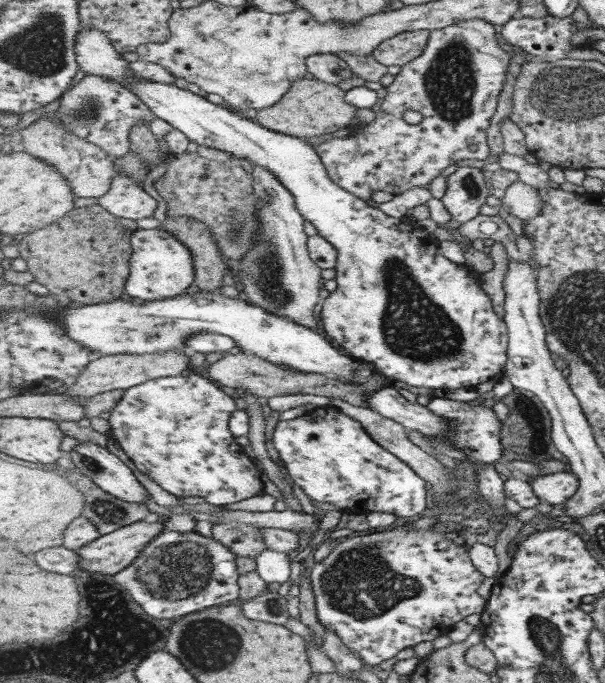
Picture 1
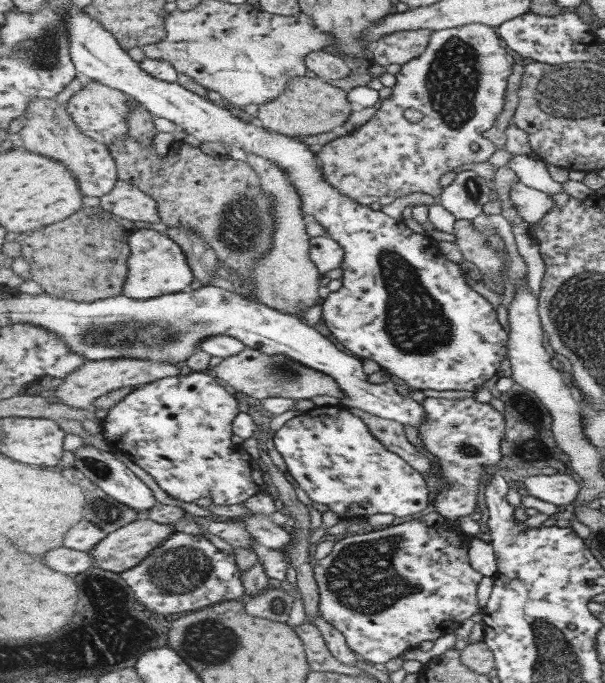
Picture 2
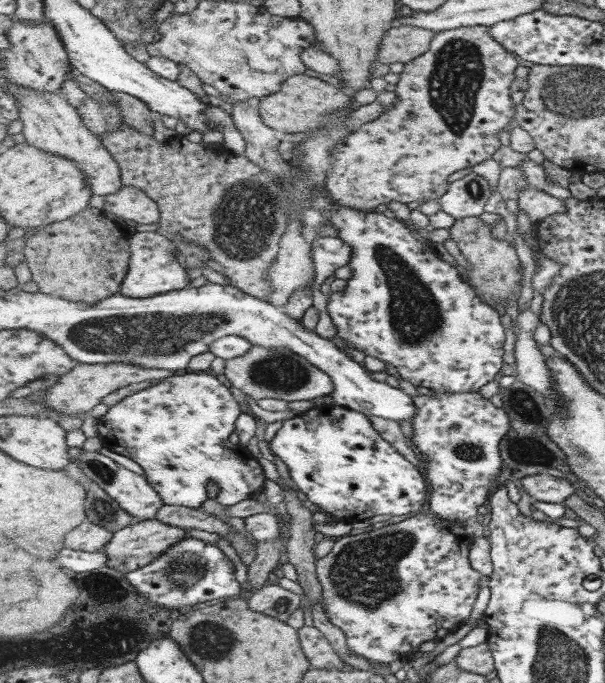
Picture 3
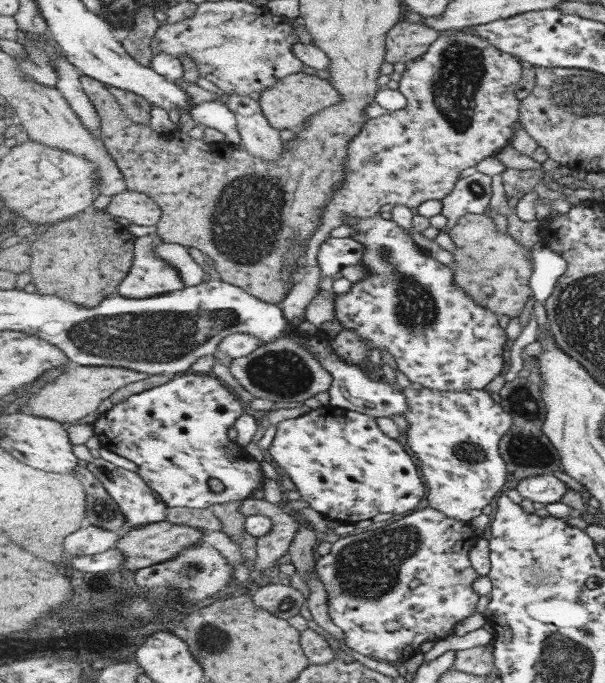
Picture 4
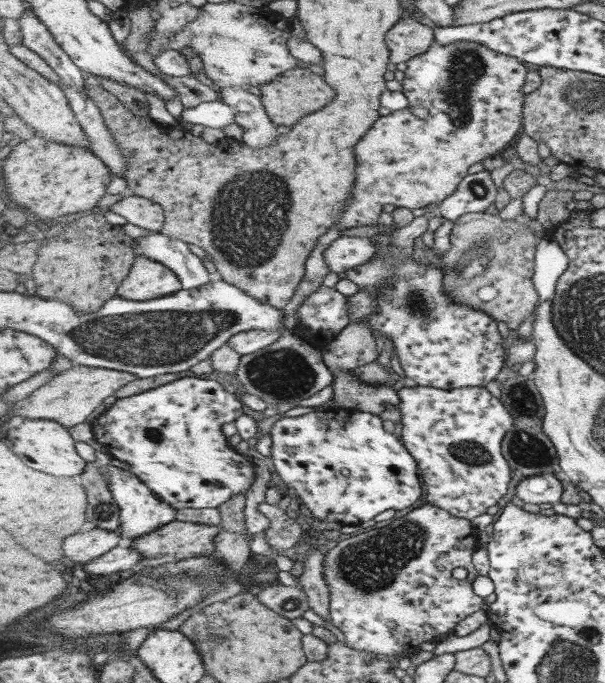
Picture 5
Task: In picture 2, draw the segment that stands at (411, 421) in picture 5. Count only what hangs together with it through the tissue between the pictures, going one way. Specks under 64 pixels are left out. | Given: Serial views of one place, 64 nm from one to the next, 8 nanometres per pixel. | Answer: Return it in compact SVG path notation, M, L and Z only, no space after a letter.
M474 395L463 399L427 397L422 401L428 420L419 426L419 438L441 468L441 492L433 502L435 512L447 521L469 516L477 508L479 484L489 466L502 465L502 443L506 438L507 418L489 403L478 402Z

